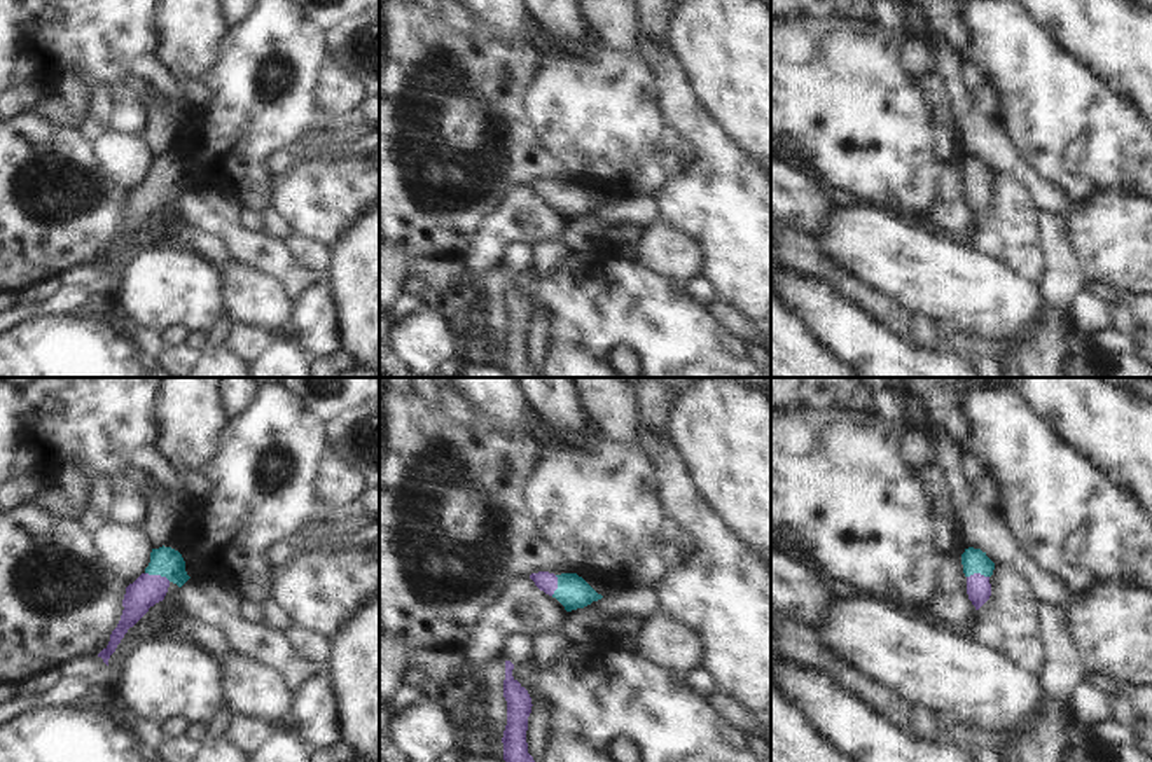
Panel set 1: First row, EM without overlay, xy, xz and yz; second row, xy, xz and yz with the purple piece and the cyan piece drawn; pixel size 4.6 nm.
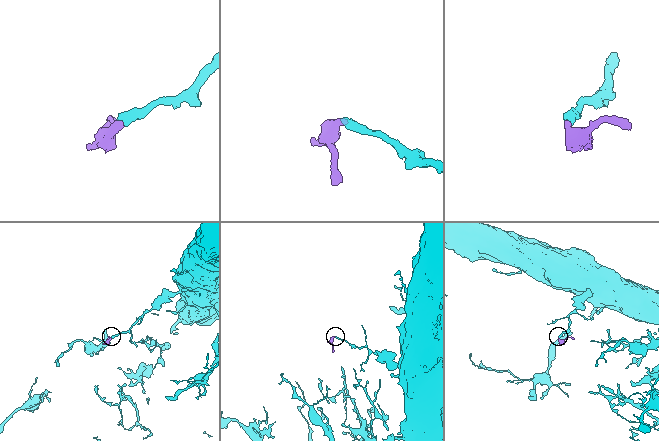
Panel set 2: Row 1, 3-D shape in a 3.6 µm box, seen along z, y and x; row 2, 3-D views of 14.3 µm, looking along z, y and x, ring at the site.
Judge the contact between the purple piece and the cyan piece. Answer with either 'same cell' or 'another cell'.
same cell

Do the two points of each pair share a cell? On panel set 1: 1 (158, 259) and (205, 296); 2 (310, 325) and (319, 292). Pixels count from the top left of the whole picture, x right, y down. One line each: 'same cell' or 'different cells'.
1: same cell
2: same cell

